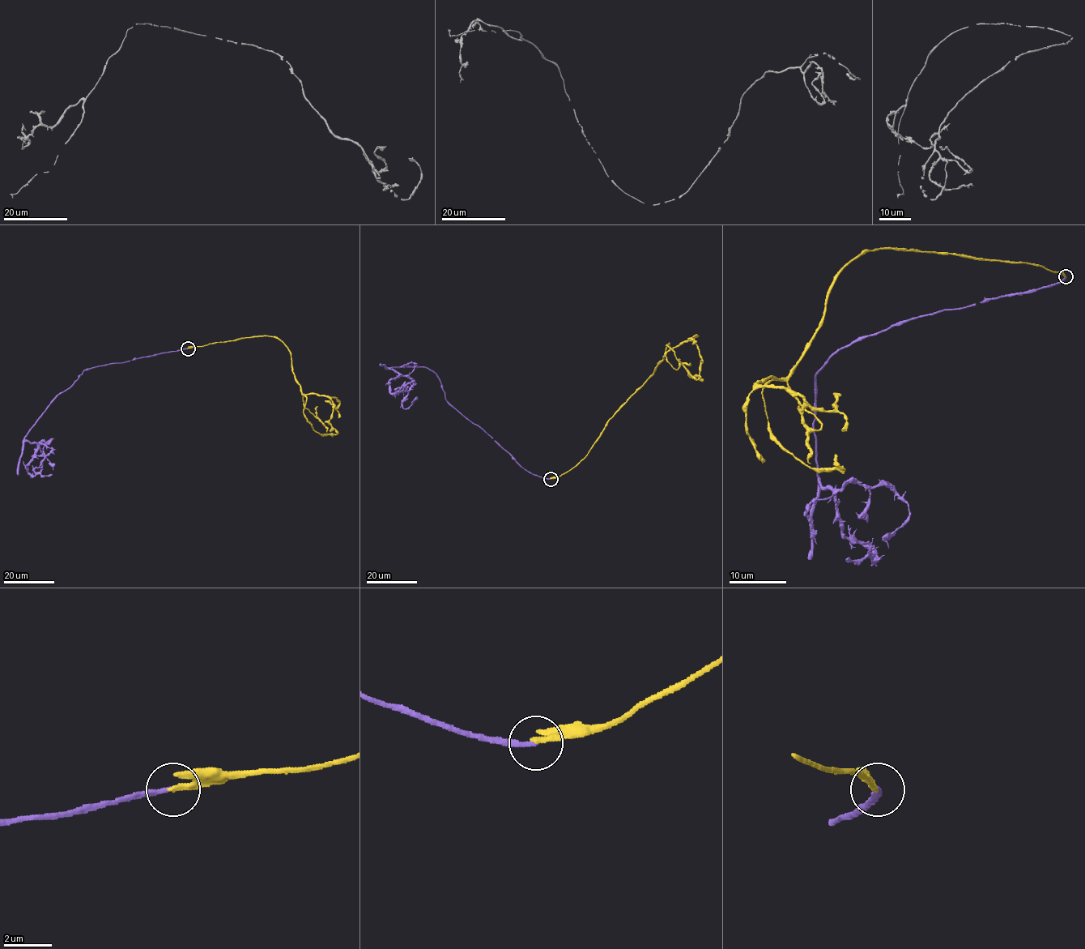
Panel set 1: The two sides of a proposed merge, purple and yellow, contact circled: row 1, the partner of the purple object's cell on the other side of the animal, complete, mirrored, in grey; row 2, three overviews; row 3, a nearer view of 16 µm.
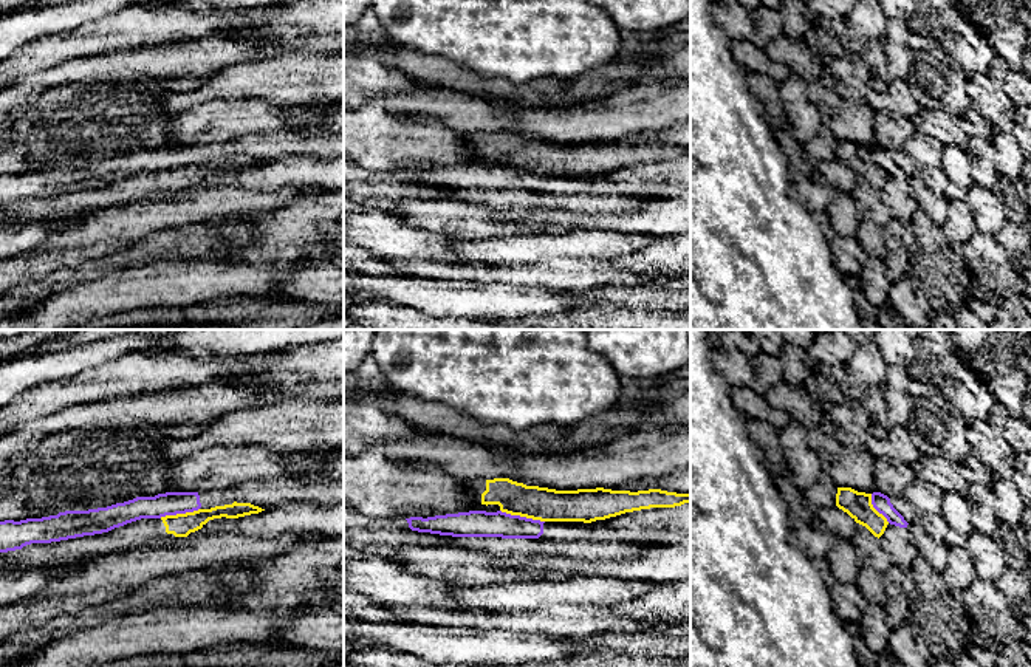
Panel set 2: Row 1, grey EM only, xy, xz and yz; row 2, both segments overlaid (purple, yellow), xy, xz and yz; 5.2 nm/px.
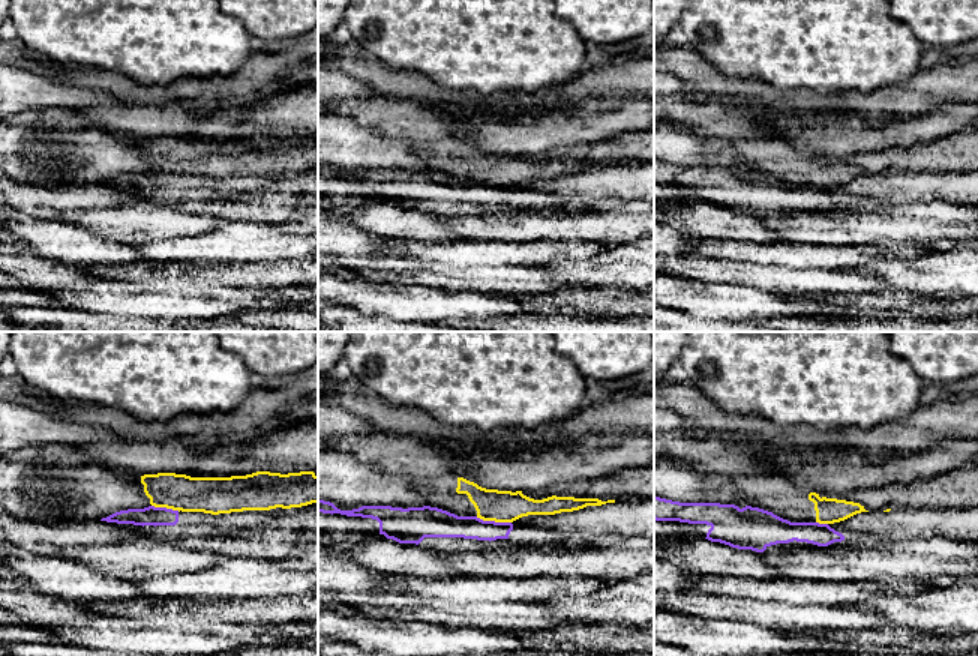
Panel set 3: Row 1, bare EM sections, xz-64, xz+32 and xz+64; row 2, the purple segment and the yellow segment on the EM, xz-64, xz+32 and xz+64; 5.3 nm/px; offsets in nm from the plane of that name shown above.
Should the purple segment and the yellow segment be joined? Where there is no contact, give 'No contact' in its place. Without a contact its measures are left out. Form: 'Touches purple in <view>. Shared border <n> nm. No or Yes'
Touches purple in xz. Shared border 240 nm. No

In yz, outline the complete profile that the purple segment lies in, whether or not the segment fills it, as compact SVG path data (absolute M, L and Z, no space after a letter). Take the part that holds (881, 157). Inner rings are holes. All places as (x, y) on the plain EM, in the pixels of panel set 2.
M873 145L872 158L879 167L887 172L890 178L899 181L907 181L907 178L915 173L915 169L918 166L904 149L889 152L881 145Z

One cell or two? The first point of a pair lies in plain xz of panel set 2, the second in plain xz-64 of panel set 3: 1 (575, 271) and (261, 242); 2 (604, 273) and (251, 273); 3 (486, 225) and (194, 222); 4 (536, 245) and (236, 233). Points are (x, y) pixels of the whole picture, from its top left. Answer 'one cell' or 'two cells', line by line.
1: two cells
2: one cell
3: one cell
4: one cell

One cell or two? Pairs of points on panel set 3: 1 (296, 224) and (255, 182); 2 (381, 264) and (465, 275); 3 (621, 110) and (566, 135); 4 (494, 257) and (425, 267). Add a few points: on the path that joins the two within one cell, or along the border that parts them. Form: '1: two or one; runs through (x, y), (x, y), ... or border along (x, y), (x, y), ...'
1: two; border along (302, 212), (281, 221)
2: one; runs through (402, 272), (444, 275)
3: one; runs through (608, 117), (579, 126)
4: two; border along (416, 258), (438, 263)

